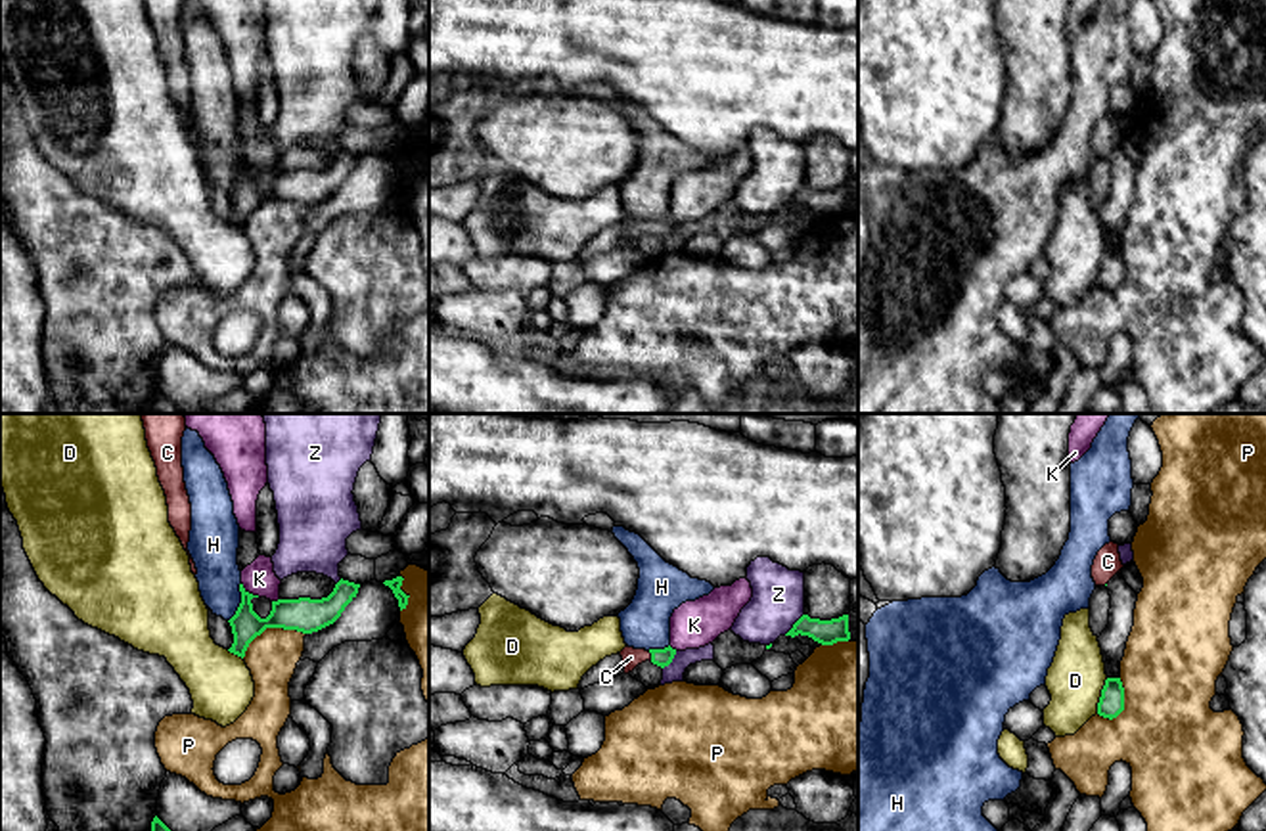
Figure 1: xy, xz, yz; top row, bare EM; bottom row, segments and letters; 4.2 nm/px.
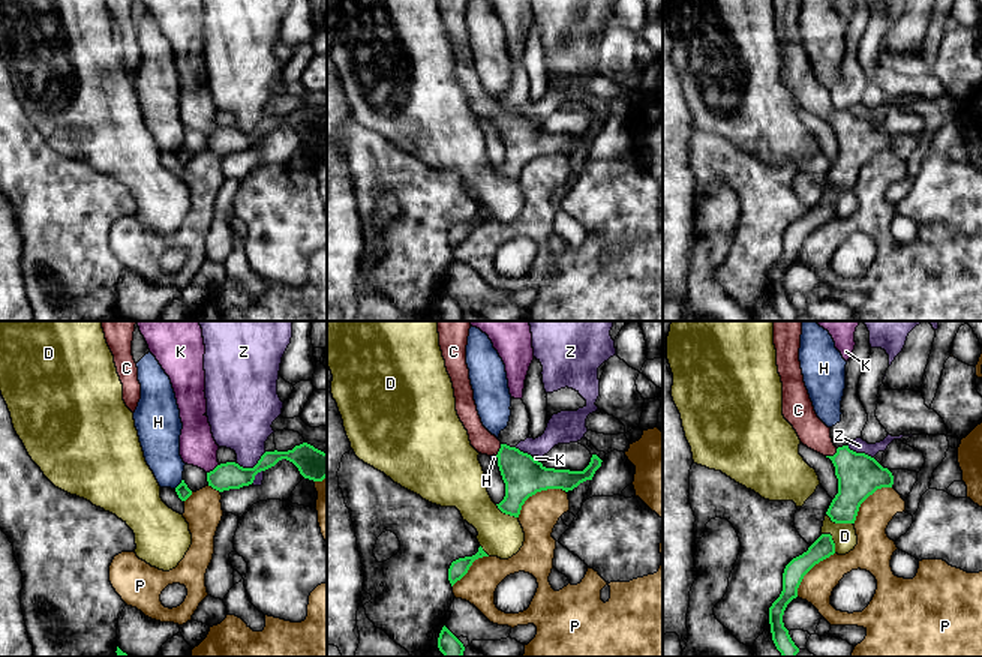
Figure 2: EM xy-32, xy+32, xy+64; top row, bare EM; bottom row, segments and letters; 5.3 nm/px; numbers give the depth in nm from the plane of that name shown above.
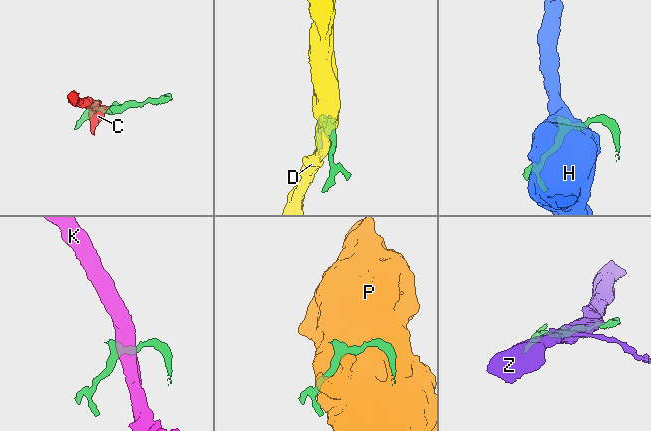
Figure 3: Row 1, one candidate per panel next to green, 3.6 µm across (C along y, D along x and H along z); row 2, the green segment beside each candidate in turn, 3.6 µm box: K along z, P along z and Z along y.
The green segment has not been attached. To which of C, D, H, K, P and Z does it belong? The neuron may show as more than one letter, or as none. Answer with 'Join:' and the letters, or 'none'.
Join: C

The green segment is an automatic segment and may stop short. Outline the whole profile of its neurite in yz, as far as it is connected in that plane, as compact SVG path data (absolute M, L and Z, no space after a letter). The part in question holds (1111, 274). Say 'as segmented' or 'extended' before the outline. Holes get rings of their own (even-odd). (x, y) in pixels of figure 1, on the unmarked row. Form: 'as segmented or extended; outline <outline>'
as segmented; outline M1107 249L1097 274L1097 285L1117 289L1124 281L1124 258L1120 249Z

